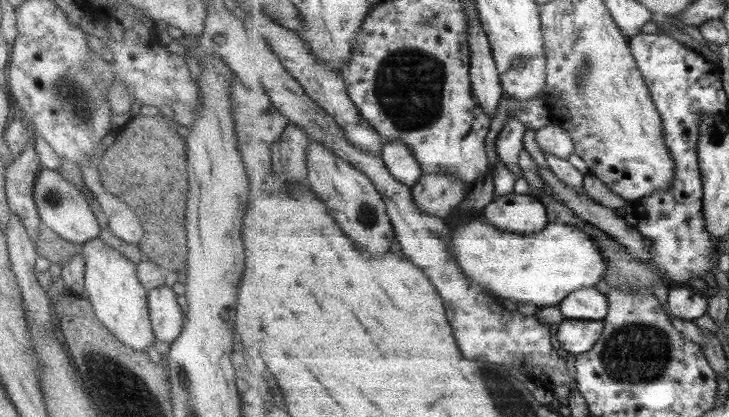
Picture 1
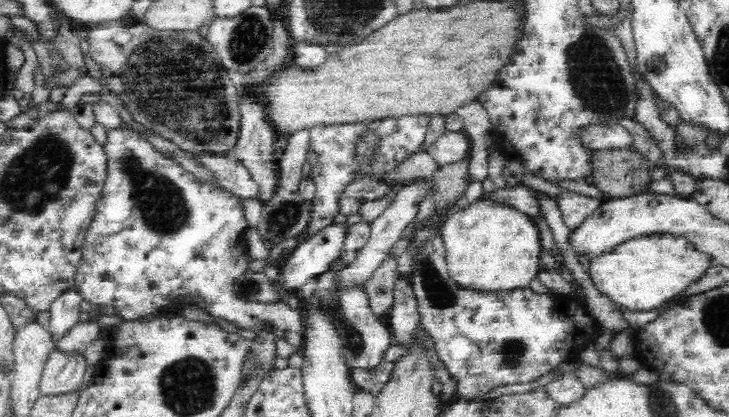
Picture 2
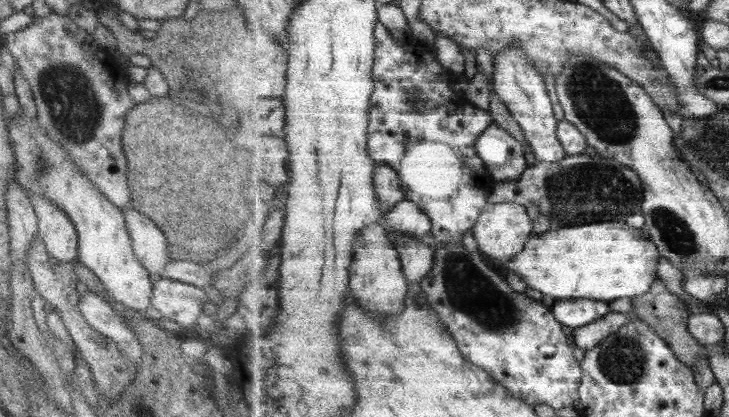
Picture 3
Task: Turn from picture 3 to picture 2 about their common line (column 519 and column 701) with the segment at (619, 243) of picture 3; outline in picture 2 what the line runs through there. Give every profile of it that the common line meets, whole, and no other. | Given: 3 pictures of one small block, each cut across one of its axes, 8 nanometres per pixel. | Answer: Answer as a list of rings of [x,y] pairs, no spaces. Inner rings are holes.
[[[673,234],[636,236],[590,258],[589,262],[590,280],[596,289],[618,307],[634,312],[661,309],[669,299],[696,282],[711,265],[708,255],[696,251],[686,238]]]

